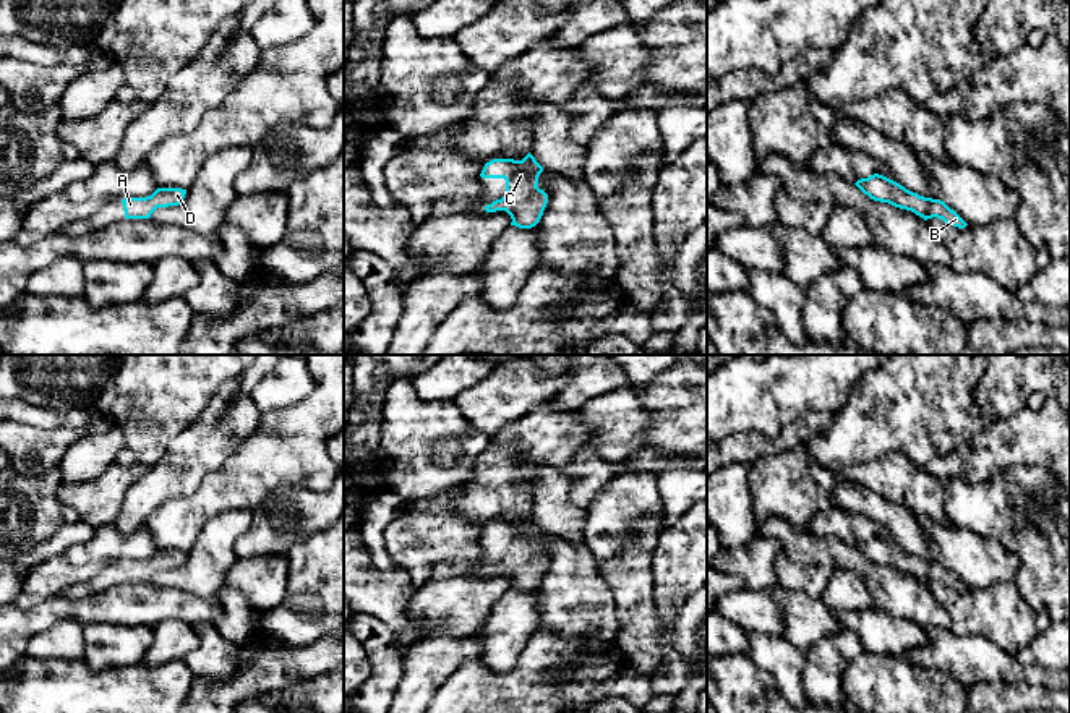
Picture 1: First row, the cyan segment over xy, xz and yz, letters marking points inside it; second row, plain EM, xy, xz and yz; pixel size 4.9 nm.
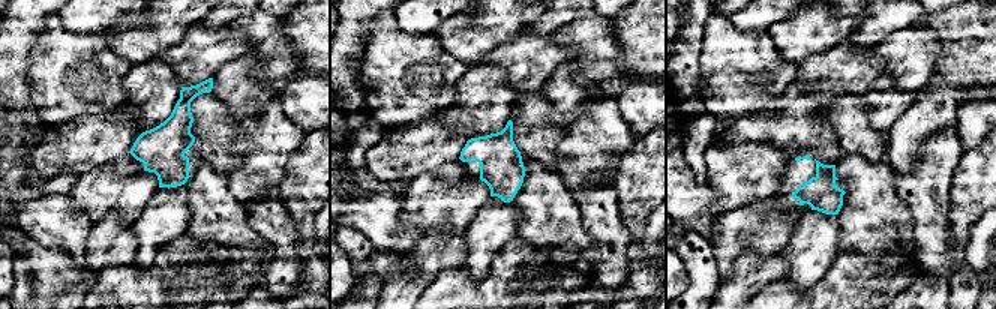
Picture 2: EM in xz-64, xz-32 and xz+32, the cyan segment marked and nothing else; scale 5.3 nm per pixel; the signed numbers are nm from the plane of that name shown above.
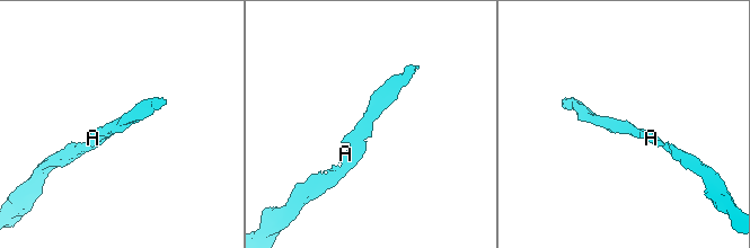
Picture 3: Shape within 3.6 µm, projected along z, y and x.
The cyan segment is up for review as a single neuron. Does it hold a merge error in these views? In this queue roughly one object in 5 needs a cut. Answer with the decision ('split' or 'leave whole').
leave whole

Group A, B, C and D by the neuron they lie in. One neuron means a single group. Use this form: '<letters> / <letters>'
A B C D

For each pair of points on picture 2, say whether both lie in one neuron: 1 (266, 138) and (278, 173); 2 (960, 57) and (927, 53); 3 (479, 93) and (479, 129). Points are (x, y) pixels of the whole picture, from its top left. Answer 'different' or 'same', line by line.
1: same
2: different
3: same

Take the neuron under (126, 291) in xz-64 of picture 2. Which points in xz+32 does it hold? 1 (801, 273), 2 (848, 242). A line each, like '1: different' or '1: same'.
1: different
2: different

